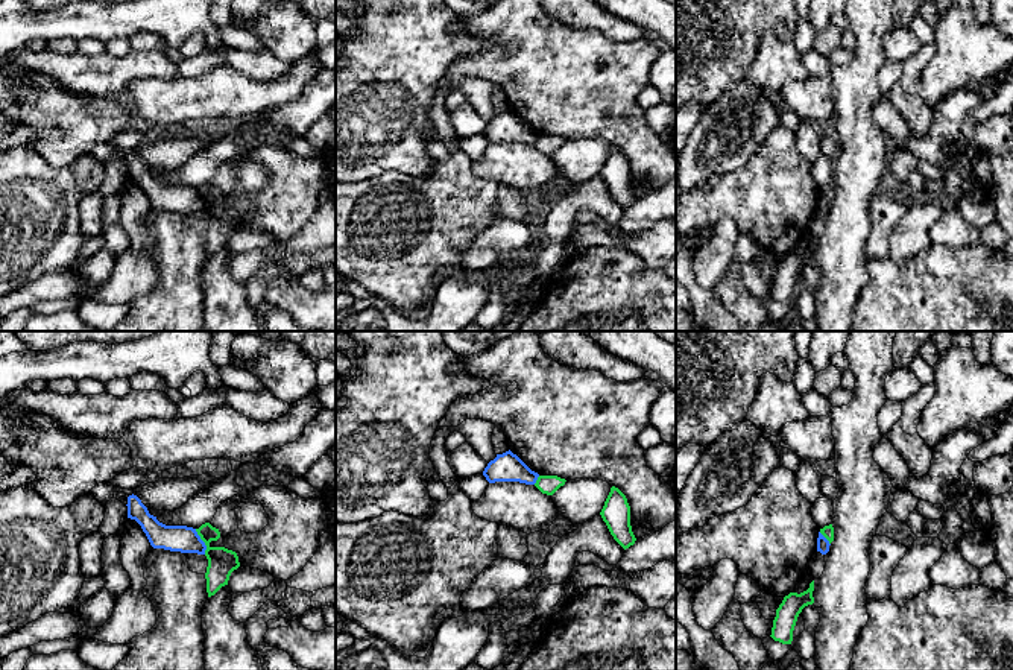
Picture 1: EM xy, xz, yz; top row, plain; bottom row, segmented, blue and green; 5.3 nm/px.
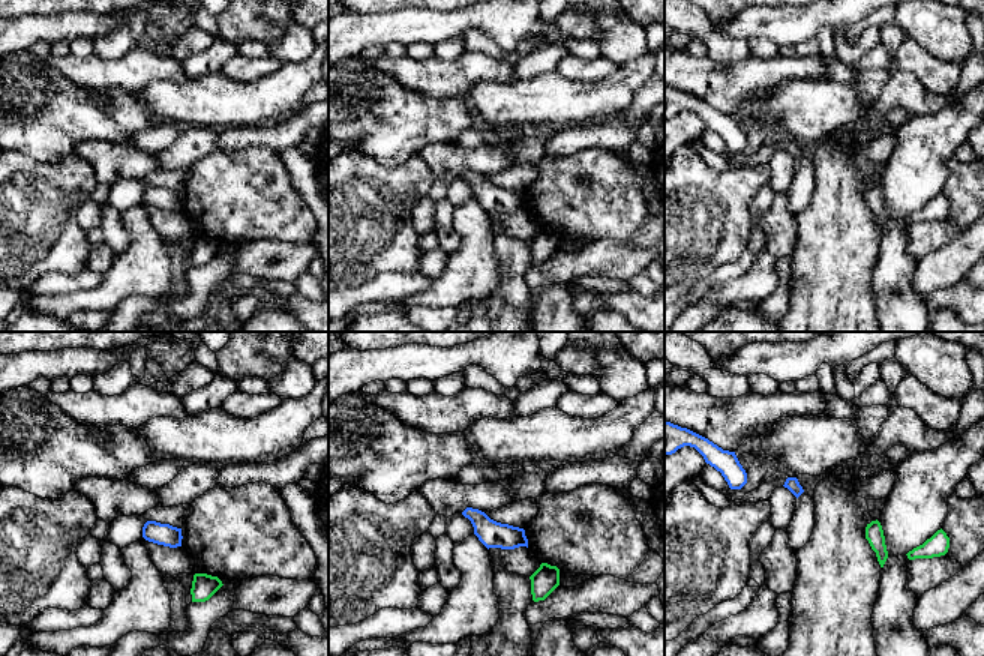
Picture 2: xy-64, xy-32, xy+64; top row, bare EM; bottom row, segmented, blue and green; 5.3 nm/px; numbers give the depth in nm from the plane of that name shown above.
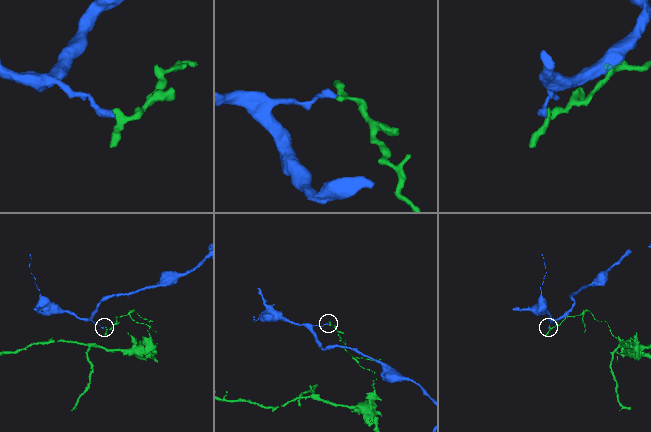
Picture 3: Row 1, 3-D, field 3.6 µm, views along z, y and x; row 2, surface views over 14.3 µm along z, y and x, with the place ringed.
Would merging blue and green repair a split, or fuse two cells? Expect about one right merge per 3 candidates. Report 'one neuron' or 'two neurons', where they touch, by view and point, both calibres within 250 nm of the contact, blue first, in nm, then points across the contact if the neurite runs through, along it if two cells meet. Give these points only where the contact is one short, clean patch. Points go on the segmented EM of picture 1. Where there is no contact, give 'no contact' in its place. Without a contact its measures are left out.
two neurons | xy (202, 541) | 140/150 nm | along xy (195, 529), (205, 546), (205, 553)

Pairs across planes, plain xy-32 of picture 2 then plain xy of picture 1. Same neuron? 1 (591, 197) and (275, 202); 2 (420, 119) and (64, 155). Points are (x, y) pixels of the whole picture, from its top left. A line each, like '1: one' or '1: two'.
1: one
2: one

